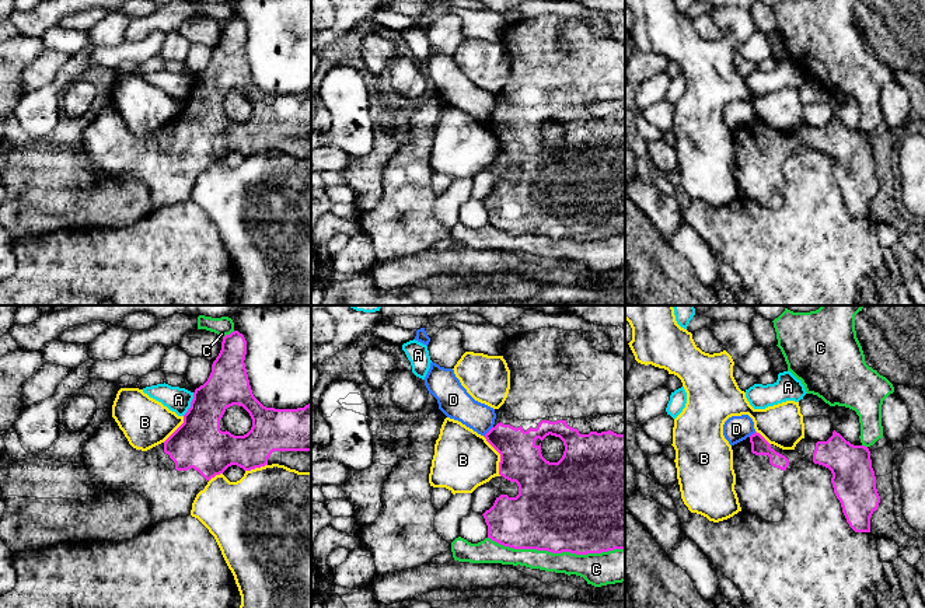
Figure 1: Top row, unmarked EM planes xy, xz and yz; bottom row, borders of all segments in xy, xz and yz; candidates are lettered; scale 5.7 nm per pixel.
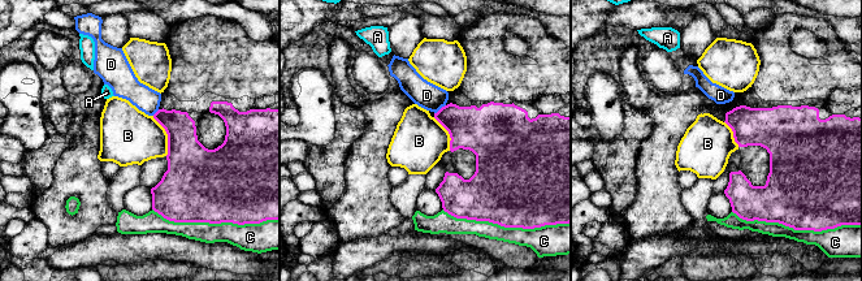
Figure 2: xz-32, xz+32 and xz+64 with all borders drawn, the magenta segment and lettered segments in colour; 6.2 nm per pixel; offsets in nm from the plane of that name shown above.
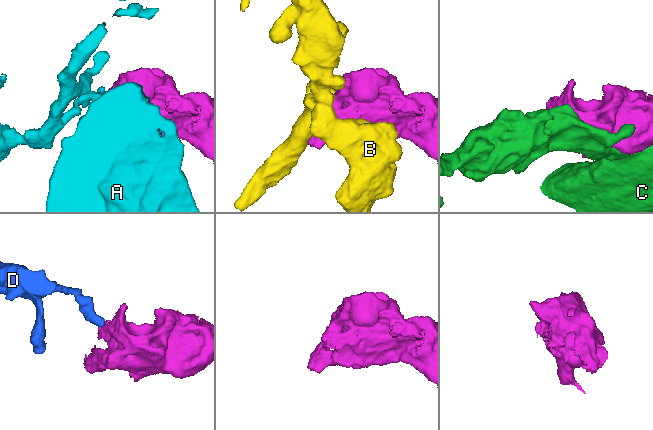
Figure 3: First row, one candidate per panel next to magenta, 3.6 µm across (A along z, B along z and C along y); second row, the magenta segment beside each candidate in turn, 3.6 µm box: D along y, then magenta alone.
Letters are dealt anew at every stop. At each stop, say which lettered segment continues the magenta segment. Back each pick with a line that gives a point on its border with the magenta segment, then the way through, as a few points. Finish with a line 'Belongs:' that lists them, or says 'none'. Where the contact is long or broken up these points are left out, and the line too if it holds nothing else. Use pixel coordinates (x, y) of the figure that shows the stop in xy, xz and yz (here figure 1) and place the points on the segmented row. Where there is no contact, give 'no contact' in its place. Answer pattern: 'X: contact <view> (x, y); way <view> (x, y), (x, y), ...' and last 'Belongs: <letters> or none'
Belongs: none

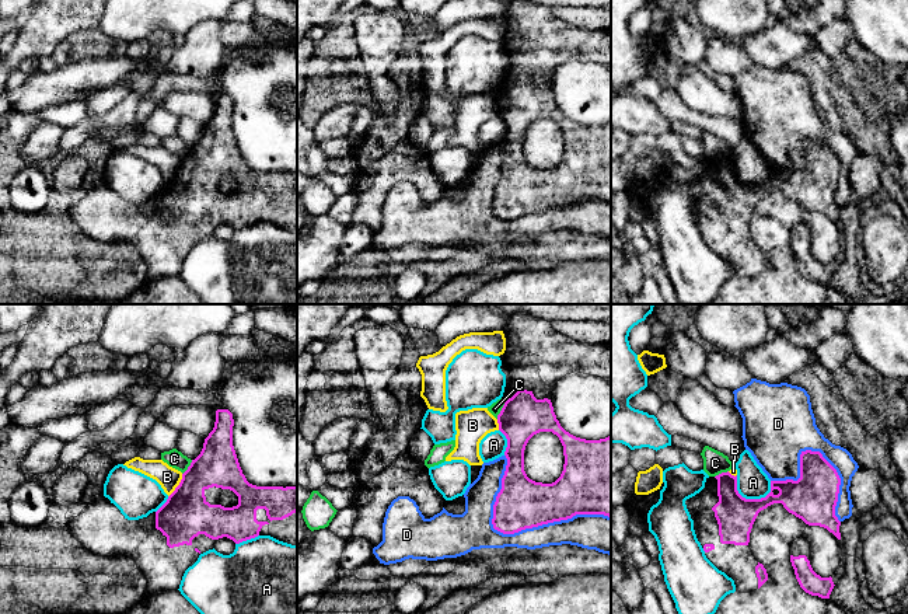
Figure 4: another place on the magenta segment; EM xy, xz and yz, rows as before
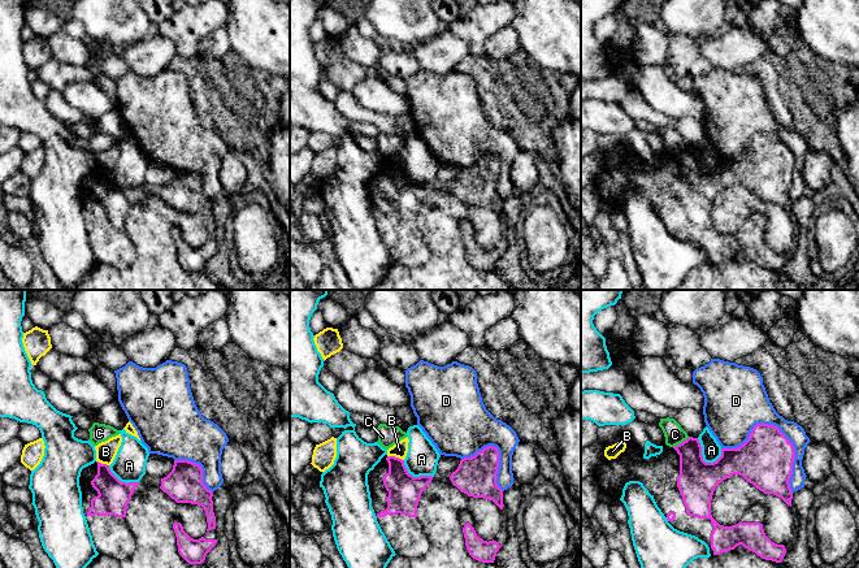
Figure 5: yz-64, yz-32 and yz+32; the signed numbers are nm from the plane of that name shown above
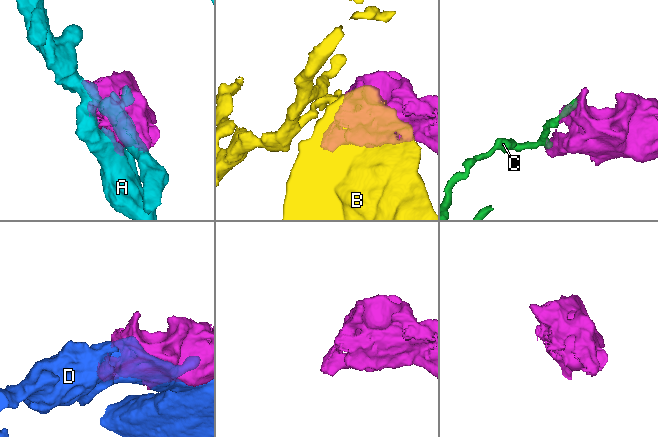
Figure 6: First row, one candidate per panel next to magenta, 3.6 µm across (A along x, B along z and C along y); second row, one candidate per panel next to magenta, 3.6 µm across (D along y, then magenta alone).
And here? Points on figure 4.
Belongs: none

